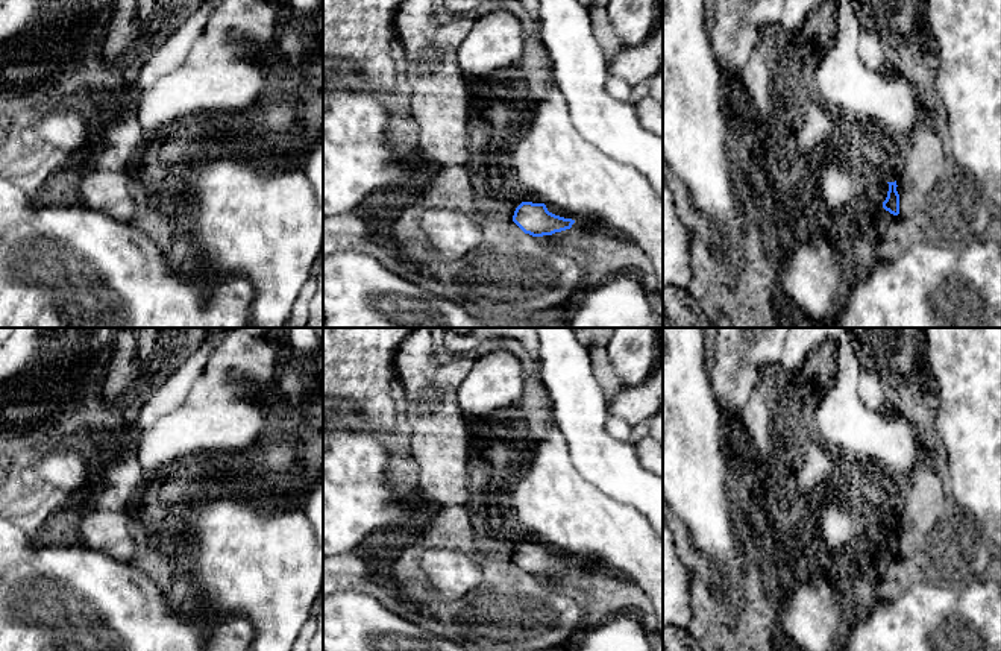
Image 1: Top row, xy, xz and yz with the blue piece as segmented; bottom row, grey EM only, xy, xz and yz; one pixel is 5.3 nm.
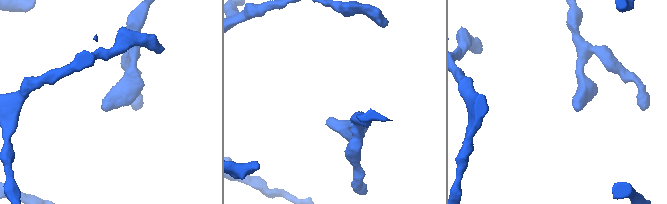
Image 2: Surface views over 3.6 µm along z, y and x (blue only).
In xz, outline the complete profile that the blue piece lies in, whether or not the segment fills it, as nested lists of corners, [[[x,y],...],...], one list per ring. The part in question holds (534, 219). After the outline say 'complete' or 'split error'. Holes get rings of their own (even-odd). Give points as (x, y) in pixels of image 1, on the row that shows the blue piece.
[[[522,202],[513,215],[513,222],[532,237],[552,235],[570,229],[575,220],[555,215],[544,203]]]; complete

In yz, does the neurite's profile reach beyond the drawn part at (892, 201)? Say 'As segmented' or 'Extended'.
As segmented

